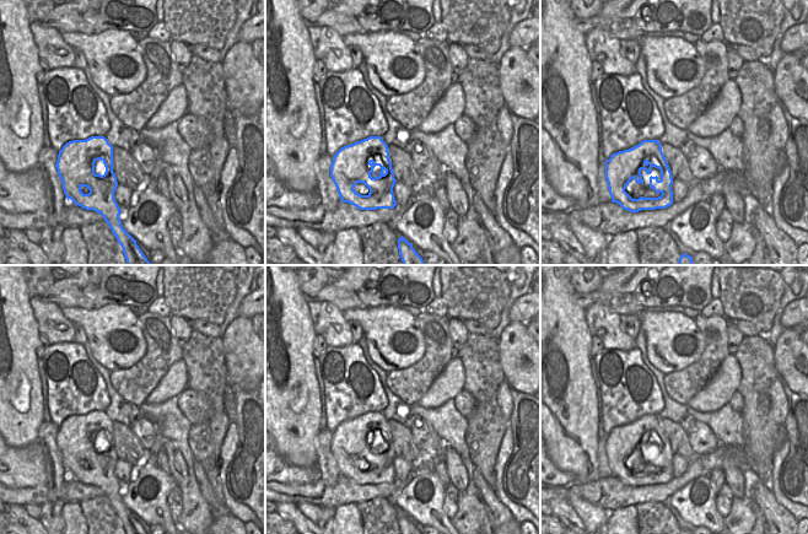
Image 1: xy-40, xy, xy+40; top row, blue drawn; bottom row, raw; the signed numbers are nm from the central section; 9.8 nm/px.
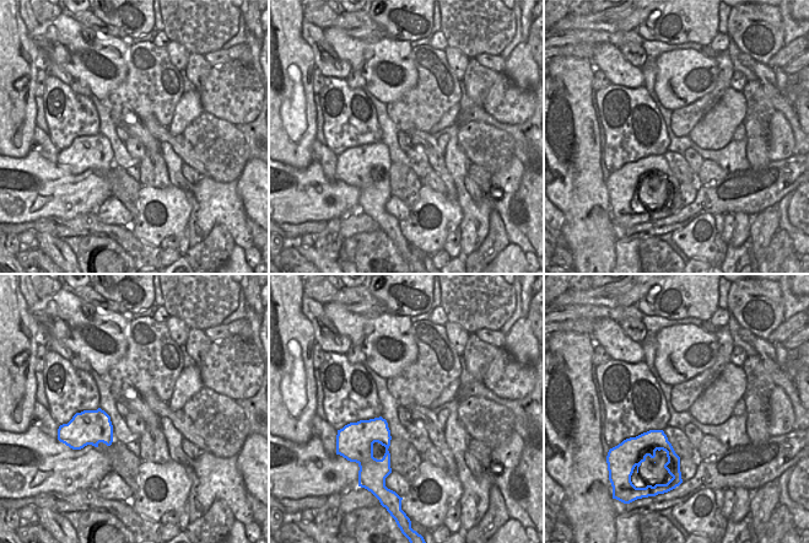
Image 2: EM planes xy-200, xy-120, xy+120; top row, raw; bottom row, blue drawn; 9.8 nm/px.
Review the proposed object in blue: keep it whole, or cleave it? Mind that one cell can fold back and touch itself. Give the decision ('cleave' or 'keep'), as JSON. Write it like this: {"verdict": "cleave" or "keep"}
{"verdict": "keep"}

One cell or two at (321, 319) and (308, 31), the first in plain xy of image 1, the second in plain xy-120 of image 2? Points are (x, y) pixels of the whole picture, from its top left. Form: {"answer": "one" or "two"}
{"answer": "one"}

